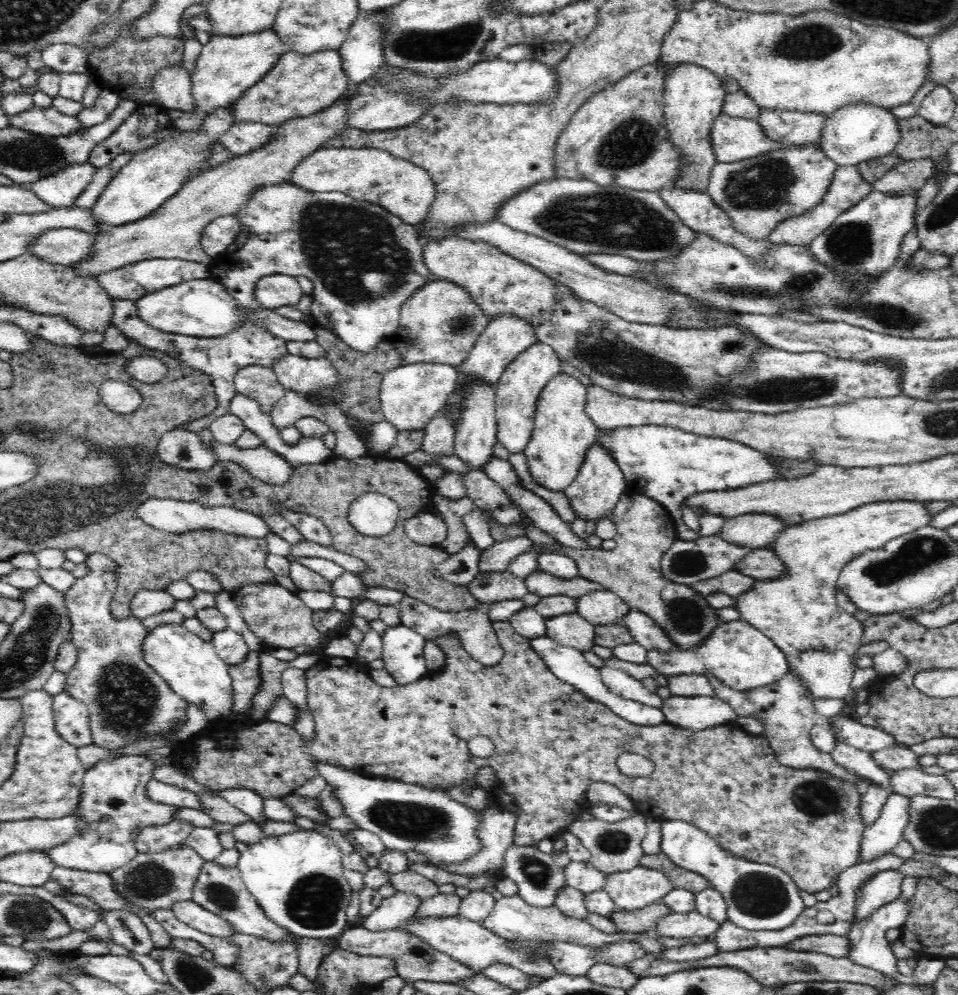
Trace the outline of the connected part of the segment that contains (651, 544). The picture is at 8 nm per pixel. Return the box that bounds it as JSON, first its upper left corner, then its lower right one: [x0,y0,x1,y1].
[533,493,722,650]

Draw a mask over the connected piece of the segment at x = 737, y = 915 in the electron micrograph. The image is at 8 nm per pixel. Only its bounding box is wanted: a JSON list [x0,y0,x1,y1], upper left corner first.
[662,823,805,930]

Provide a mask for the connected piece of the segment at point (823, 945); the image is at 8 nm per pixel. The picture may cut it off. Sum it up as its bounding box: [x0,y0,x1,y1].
[784,935,850,958]

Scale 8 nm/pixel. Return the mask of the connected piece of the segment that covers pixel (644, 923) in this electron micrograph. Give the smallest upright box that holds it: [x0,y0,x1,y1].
[612,903,670,933]

